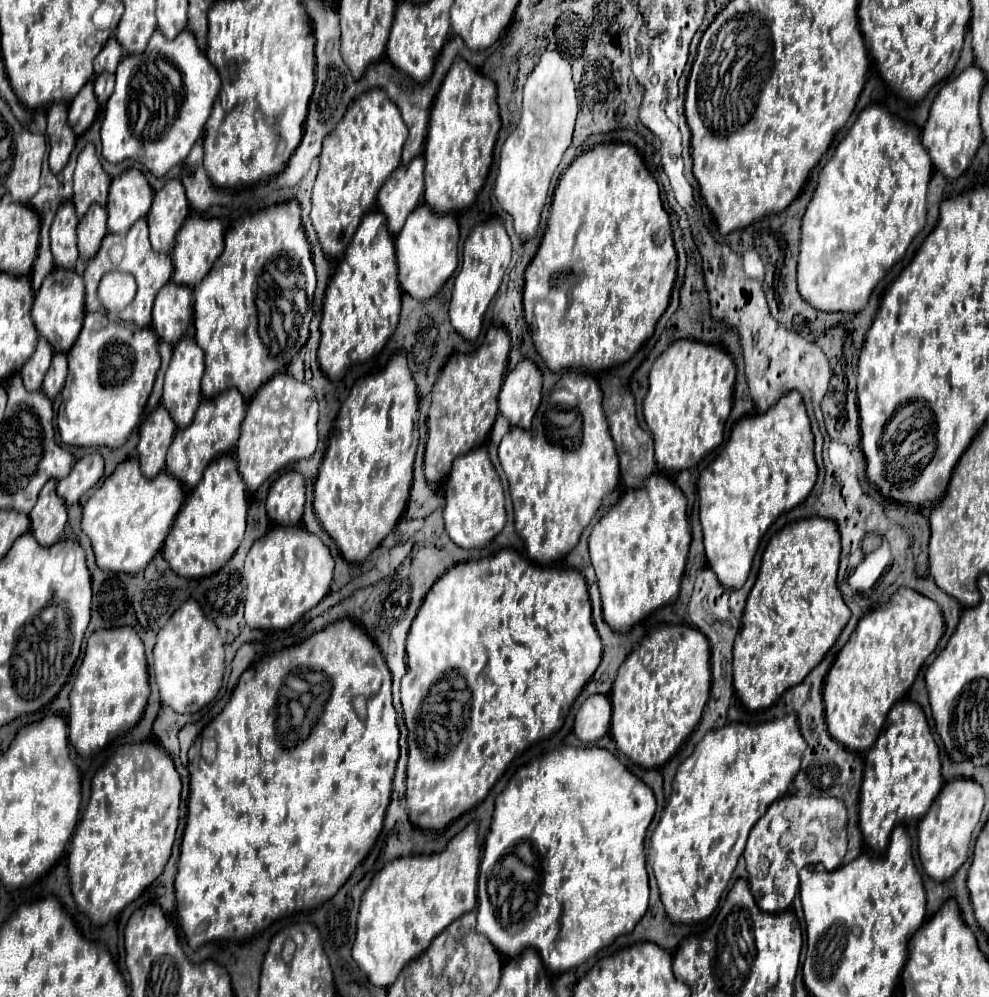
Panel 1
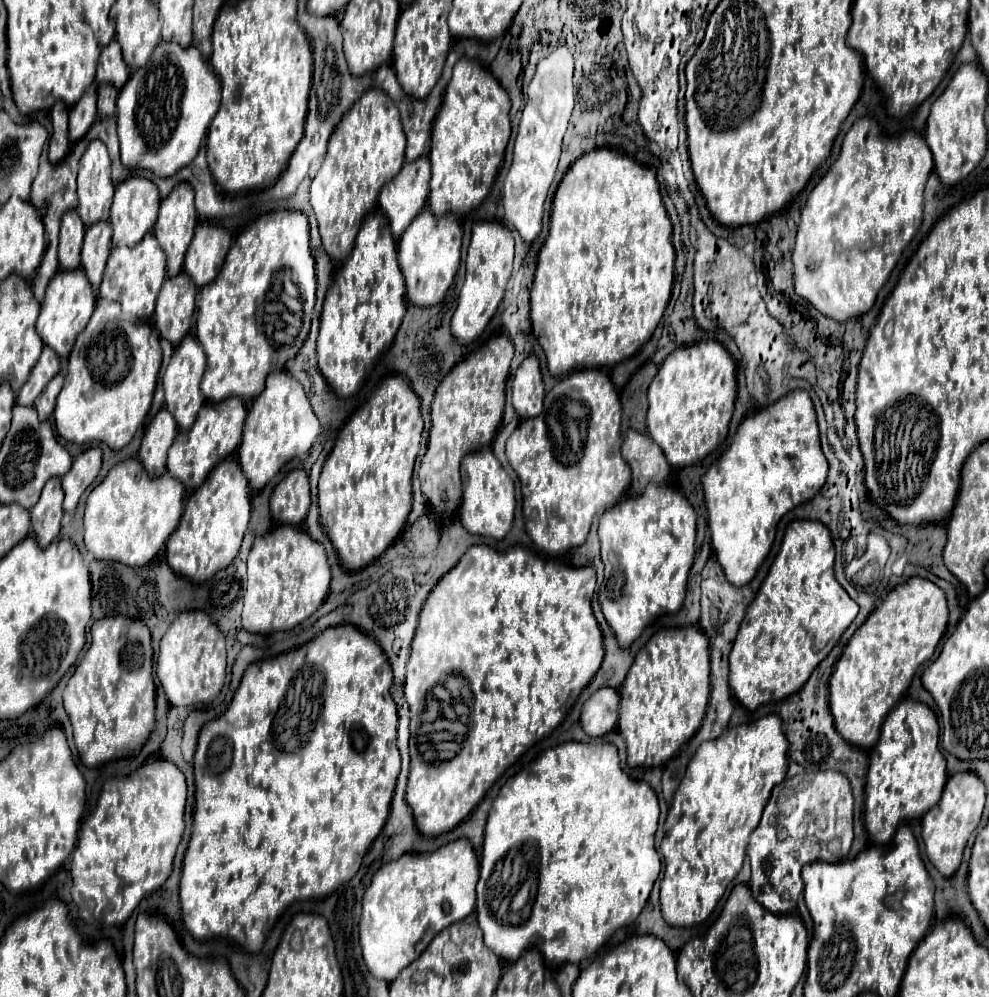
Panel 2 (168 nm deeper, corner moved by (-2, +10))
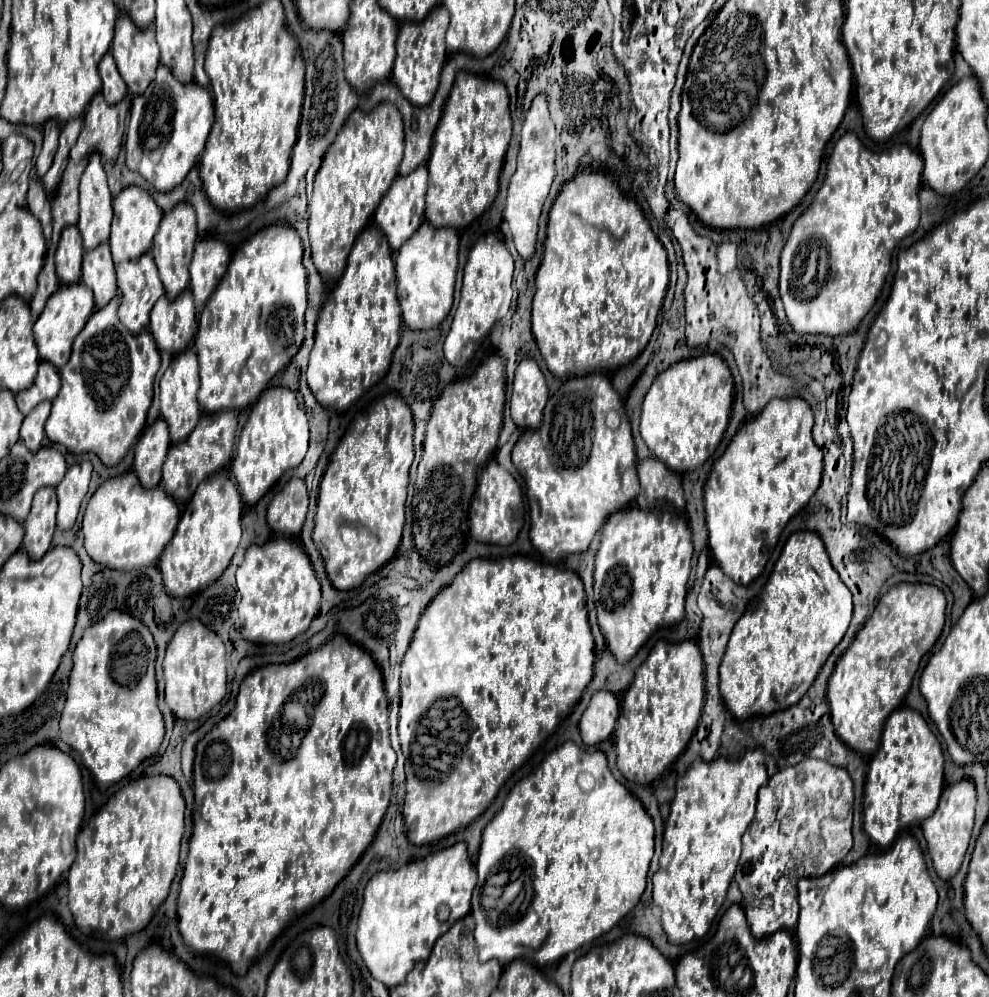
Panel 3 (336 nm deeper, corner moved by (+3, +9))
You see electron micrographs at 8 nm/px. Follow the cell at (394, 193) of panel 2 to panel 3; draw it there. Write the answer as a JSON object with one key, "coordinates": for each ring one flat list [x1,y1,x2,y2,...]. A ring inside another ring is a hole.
{"coordinates":[[419,164,419,168,415,168,409,176,397,176,389,190,385,192,385,196,381,198,379,206,375,208,375,222,379,228,383,228,393,252,397,252,403,246,403,242,407,242,423,222,425,190,427,190,427,164]]}

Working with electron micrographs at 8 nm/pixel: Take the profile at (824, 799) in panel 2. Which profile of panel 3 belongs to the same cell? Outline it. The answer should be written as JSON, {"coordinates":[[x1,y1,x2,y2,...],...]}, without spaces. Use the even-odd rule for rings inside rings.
{"coordinates":[[805,760,791,768,773,774,759,790,759,802,753,822,743,834,743,852,735,872,735,880,743,894,743,910,753,936,761,938,779,928,791,930,797,924,799,902,797,882,805,876,823,876,831,872,851,850,851,820,853,820,853,782,847,770,831,766,823,760]]}

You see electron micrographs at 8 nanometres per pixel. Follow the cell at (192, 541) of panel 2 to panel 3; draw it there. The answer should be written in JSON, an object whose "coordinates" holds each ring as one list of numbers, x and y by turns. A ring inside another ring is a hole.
{"coordinates":[[215,472,199,484,179,520,175,536,159,558,159,570,169,596,183,598,199,592,223,574,241,540,241,512,239,488,225,472]]}

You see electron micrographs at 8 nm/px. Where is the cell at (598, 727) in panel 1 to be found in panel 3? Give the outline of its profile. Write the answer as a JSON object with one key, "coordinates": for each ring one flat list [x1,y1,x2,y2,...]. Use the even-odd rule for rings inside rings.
{"coordinates":[[595,692,587,710,579,720,581,738,587,746,607,740,615,728,619,716,619,700,611,692]]}

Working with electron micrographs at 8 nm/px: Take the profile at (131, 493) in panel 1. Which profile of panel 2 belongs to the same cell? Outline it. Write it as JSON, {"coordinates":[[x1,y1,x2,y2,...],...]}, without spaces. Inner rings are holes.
{"coordinates":[[128,459,110,469,106,479,96,485,86,499,86,515,84,515,84,543,86,549,96,559,112,559,130,567,148,565,166,545,170,533,178,527,184,509,184,485,170,475,162,475,160,479,150,479,136,459]]}

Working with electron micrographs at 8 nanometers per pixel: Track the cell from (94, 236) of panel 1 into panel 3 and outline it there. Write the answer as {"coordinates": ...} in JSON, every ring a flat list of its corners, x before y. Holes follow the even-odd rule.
{"coordinates":[[103,242,99,244,99,248,93,248,91,252,83,254,81,282,91,288,97,308,103,308,117,294,115,268,109,252,109,242]]}

